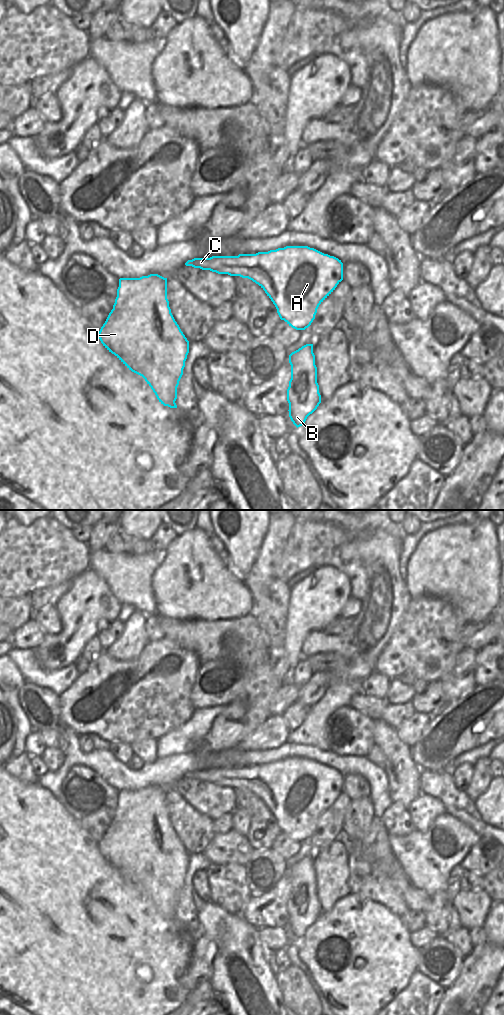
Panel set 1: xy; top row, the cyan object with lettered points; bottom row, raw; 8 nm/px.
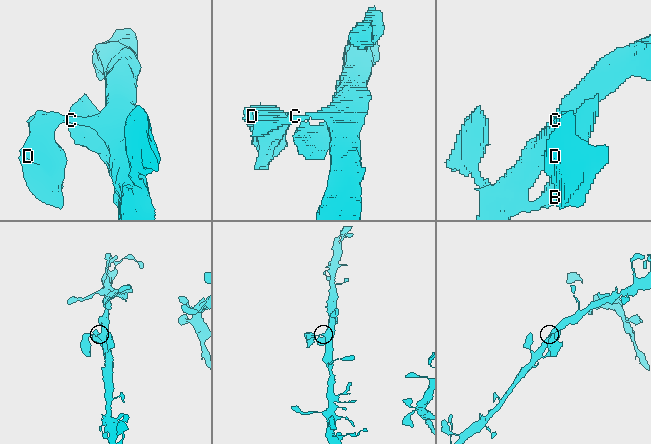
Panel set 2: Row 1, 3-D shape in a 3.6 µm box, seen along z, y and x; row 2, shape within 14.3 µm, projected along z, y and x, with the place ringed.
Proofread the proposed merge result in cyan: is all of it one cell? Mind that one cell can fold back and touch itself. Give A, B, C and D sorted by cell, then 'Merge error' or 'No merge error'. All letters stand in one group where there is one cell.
Groups: A B C D. No merge error.

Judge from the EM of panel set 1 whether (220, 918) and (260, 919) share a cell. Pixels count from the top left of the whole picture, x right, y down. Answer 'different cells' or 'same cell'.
different cells

